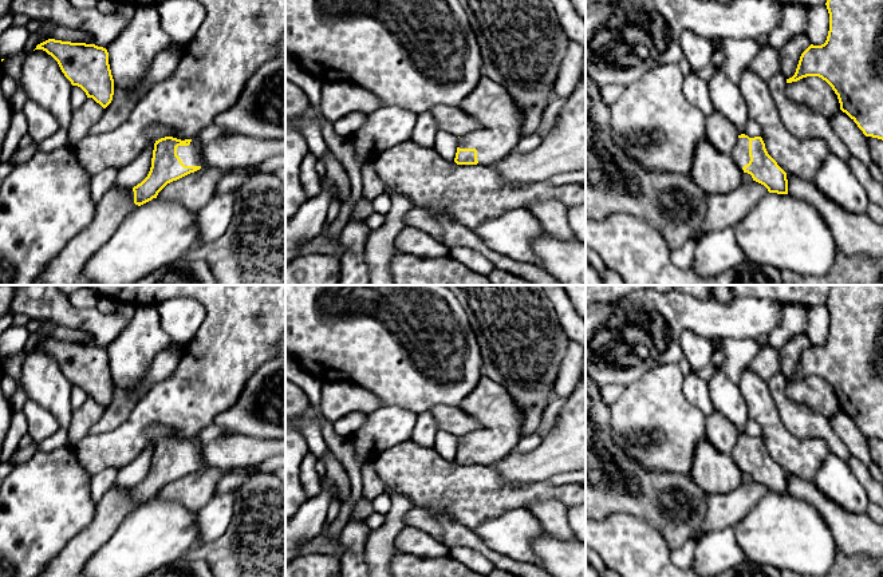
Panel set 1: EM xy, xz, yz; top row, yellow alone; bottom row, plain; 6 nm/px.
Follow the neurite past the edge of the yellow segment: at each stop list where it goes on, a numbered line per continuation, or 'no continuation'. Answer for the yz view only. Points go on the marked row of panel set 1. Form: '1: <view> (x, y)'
1: yz (716, 173)

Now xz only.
1: xz (489, 103)

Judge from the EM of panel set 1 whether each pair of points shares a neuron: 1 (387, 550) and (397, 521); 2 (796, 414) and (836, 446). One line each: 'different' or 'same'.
1: same
2: same

